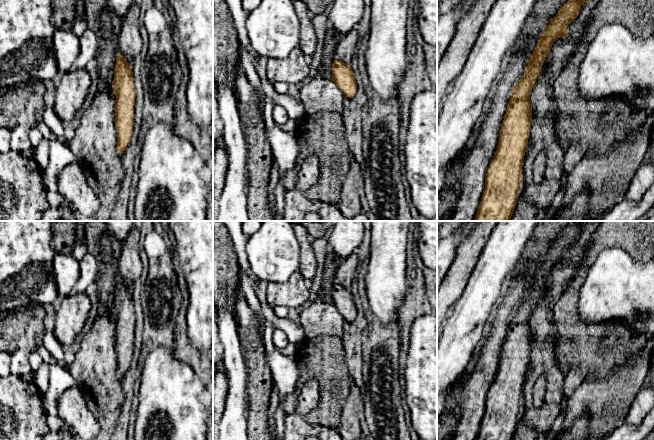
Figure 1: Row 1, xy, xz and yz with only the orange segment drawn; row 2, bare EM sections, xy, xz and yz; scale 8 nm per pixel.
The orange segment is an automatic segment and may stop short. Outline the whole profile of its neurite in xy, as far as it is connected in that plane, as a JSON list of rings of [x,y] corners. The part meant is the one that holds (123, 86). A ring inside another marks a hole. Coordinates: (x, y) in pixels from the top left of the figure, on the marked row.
[[[118,52],[112,83],[115,101],[115,124],[117,131],[117,149],[120,155],[130,143],[133,133],[136,87],[134,85],[132,65]]]

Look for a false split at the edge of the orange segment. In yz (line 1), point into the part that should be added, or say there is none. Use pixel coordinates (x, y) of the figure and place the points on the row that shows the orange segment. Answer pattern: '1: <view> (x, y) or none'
1: none

